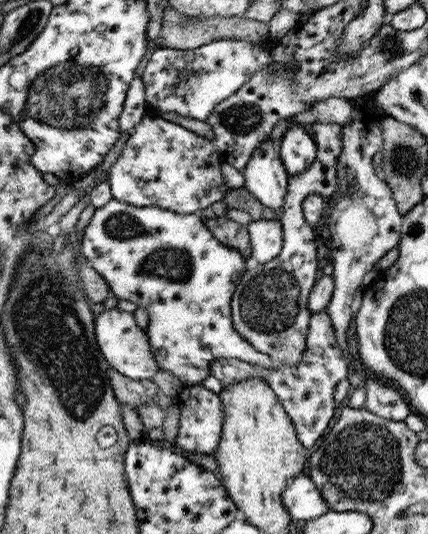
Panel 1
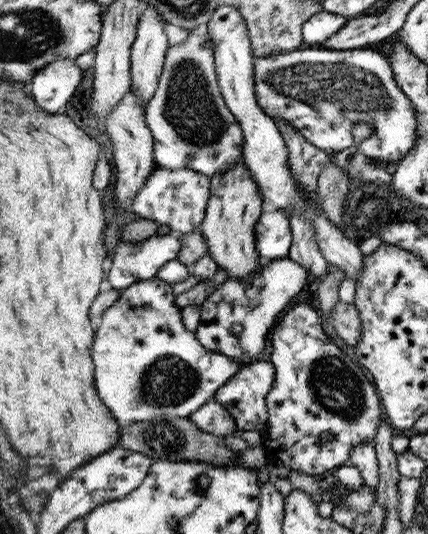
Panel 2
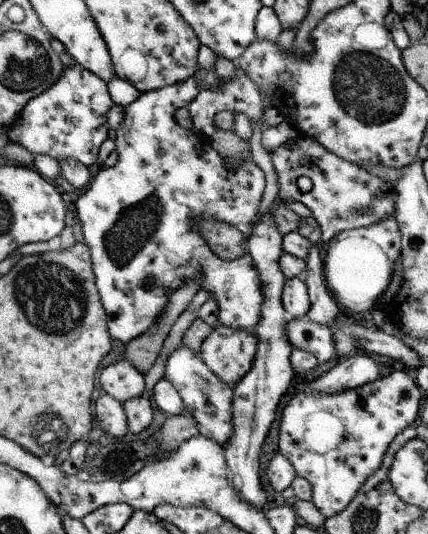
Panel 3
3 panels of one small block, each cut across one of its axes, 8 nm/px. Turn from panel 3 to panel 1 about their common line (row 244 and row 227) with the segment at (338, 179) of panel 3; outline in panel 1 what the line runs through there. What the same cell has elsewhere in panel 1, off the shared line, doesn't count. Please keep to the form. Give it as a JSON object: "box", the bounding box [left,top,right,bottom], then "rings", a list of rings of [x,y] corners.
{"box":[247,219,283,263],"rings":[[[260,219],[247,226],[252,263],[275,260],[283,247],[283,226],[279,219]]]}

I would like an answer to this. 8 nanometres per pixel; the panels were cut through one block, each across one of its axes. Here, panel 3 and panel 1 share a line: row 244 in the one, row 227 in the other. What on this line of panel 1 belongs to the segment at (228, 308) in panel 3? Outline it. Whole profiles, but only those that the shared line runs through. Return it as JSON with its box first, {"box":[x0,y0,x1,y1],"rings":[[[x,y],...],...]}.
{"box":[81,198,278,388],"rings":[[[112,198],[104,206],[95,209],[91,224],[85,228],[81,246],[84,257],[90,262],[92,268],[100,274],[102,280],[108,284],[110,296],[118,298],[119,300],[130,300],[130,302],[134,302],[138,308],[144,308],[148,311],[150,323],[148,323],[148,327],[145,331],[148,335],[148,342],[151,343],[153,351],[156,354],[157,363],[161,370],[166,369],[168,372],[172,372],[176,378],[179,378],[184,388],[190,385],[200,385],[204,378],[211,374],[211,362],[219,358],[243,359],[244,362],[251,362],[262,368],[274,369],[275,366],[277,366],[278,362],[273,358],[250,346],[250,344],[234,330],[232,324],[232,312],[230,312],[232,296],[236,291],[238,282],[242,281],[242,277],[247,273],[252,263],[248,263],[248,261],[244,259],[244,255],[240,254],[239,250],[230,246],[224,246],[224,243],[220,242],[212,230],[208,228],[200,213],[178,214],[176,211],[171,211],[170,209],[164,210],[158,207],[132,206],[132,203],[120,202]]]}

